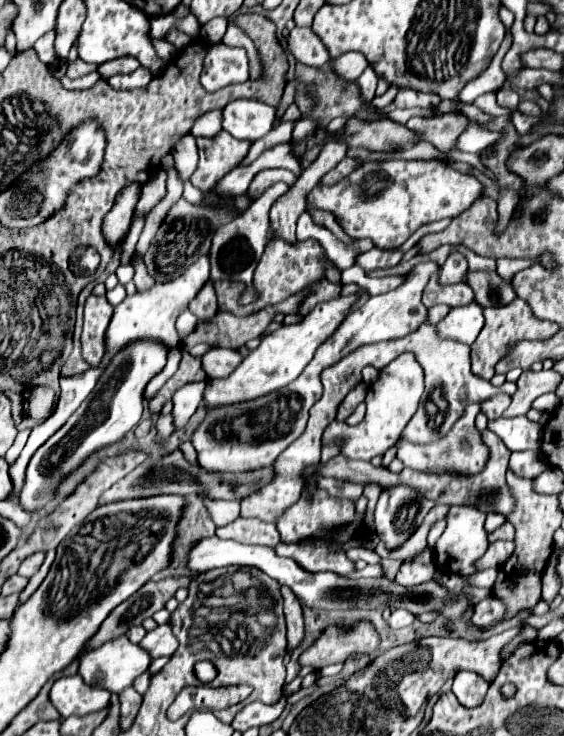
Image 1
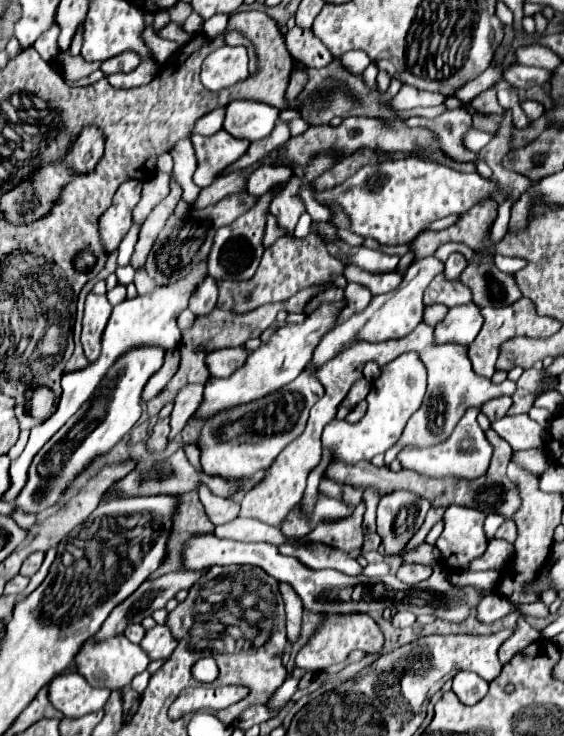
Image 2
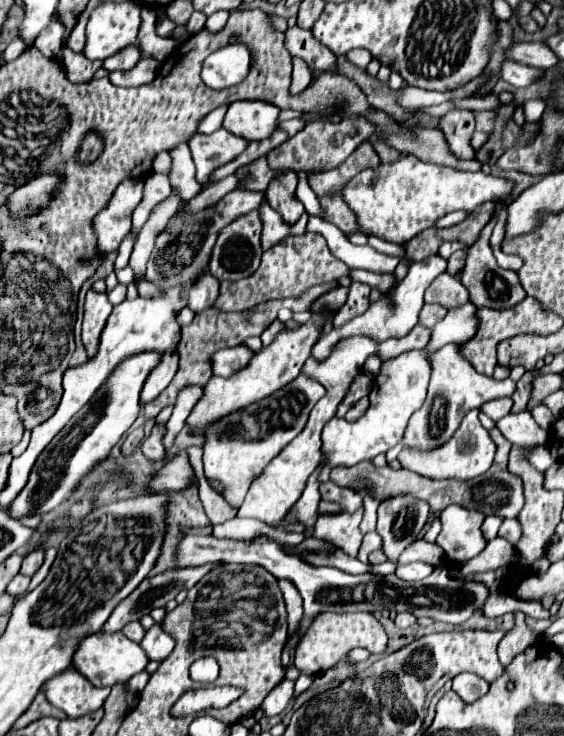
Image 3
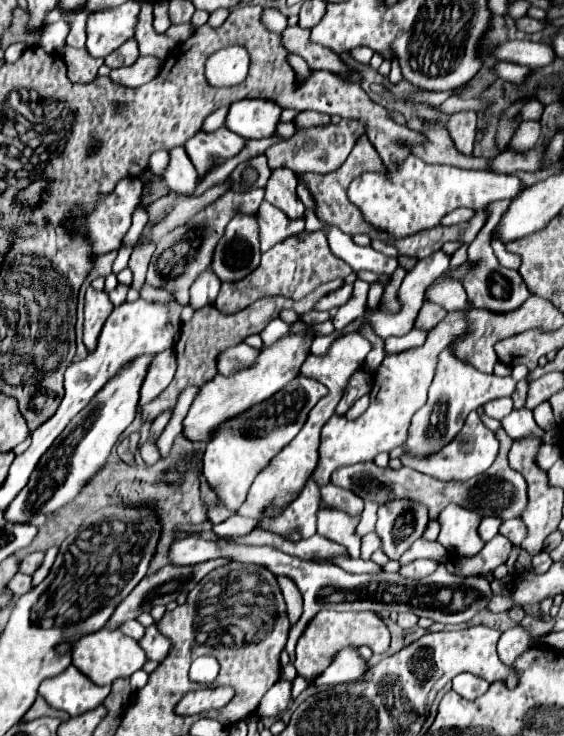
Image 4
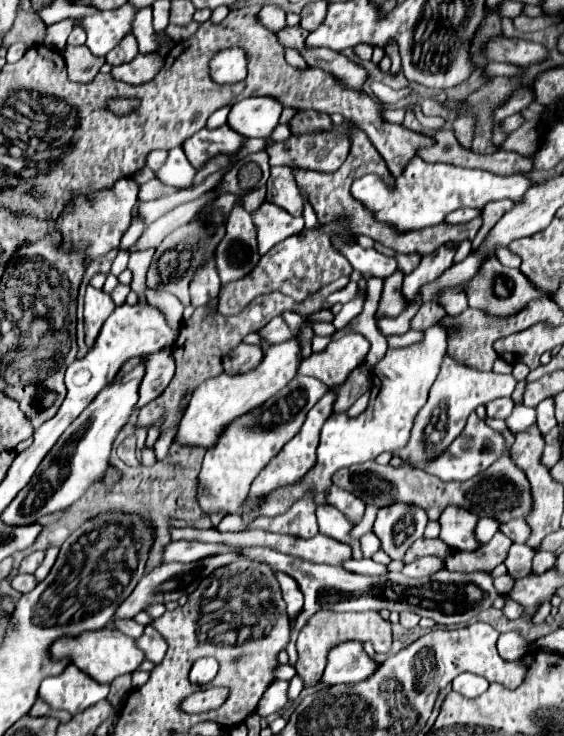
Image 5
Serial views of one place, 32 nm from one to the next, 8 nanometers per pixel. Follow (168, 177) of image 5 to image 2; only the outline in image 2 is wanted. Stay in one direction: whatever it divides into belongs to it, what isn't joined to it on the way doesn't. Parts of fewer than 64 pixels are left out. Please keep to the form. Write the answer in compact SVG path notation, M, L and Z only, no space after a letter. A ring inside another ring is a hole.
M190 138L180 140L172 148L170 154L174 158L172 178L182 188L182 200L194 202L198 198L198 194L200 194L200 188L192 180L194 170L196 170L196 158L194 158L194 150L192 150L192 144L190 144Z

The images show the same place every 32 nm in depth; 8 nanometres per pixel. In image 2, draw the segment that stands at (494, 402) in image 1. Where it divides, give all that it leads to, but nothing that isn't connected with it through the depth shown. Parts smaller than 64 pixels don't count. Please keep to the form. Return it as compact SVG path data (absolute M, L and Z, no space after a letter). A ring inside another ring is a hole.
M500 396L500 398L488 400L486 404L482 404L480 410L494 422L494 420L506 416L506 412L510 410L510 406L512 406L512 398L510 396Z

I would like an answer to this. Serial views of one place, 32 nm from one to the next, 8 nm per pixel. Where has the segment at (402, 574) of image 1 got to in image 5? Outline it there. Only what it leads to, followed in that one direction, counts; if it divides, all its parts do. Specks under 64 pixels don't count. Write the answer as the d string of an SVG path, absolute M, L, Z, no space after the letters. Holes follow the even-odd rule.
M424 556L420 560L414 560L402 568L402 574L410 578L422 578L422 576L432 576L444 566L444 560L438 556Z

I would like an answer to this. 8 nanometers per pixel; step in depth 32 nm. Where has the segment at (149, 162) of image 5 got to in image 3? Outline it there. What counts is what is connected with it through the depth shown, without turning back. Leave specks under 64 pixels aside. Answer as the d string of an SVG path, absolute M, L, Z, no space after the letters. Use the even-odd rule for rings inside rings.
M160 152L158 156L154 156L154 160L152 160L152 170L154 172L168 172L168 168L170 168L170 154L168 152Z

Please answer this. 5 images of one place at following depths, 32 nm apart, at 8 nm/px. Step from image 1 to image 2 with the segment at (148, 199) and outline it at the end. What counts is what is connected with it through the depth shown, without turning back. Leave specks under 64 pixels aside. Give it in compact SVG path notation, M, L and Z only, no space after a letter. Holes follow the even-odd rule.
M156 172L152 178L144 180L144 190L138 206L134 208L134 224L142 224L148 218L148 212L162 202L170 192L170 176L164 172Z

